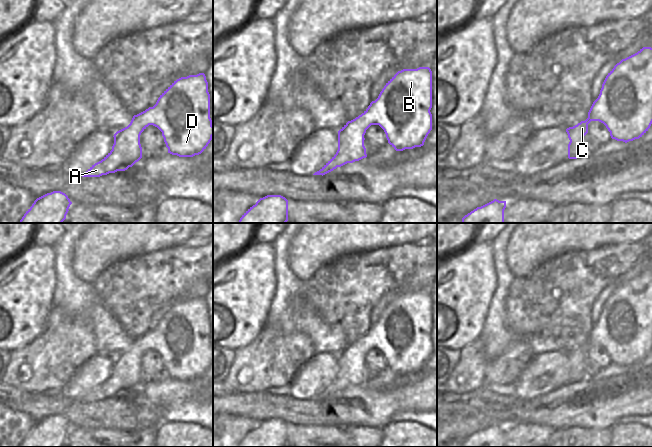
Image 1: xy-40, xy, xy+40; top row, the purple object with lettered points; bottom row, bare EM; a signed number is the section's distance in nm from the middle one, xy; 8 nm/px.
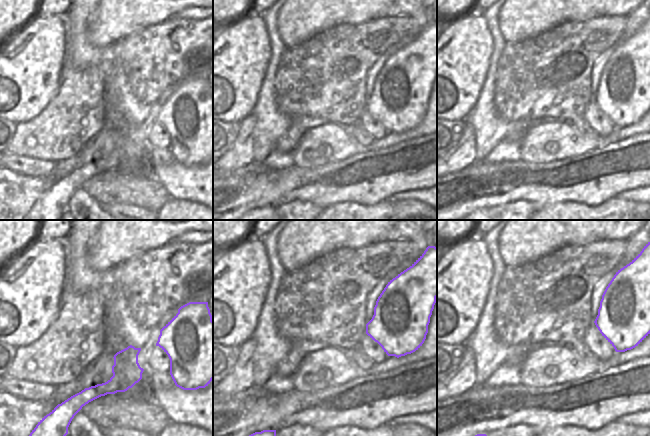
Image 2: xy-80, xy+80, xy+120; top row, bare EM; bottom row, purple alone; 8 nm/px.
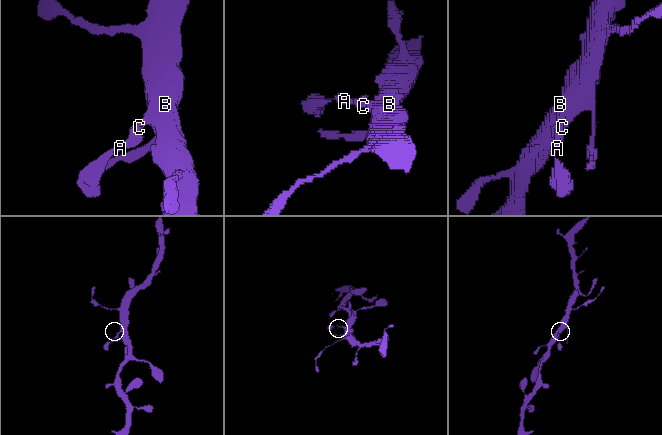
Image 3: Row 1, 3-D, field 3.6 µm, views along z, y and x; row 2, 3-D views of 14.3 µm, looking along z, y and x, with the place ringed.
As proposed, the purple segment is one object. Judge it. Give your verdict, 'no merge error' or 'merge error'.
no merge error

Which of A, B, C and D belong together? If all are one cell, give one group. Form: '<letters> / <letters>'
A B C D

